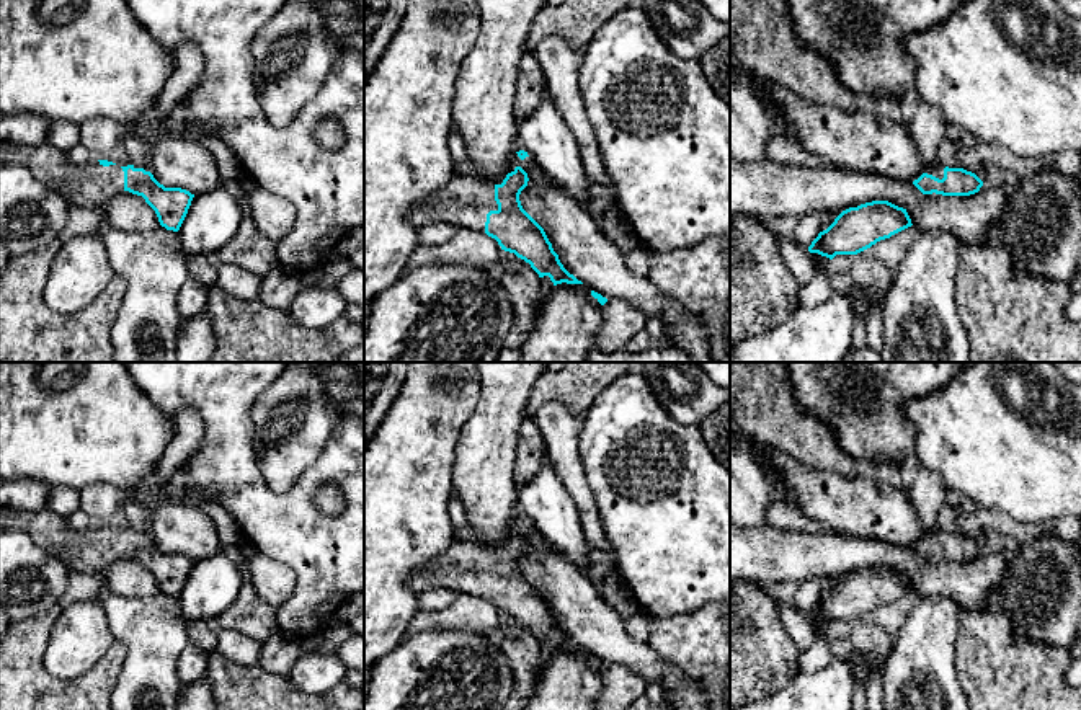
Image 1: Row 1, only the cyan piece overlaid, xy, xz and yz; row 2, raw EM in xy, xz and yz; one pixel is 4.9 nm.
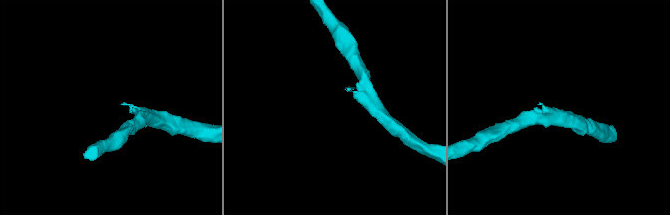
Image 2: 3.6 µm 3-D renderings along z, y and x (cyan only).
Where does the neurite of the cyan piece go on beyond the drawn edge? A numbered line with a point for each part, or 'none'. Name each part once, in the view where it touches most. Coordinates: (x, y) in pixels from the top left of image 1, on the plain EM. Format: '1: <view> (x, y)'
1: xz (466, 565)

